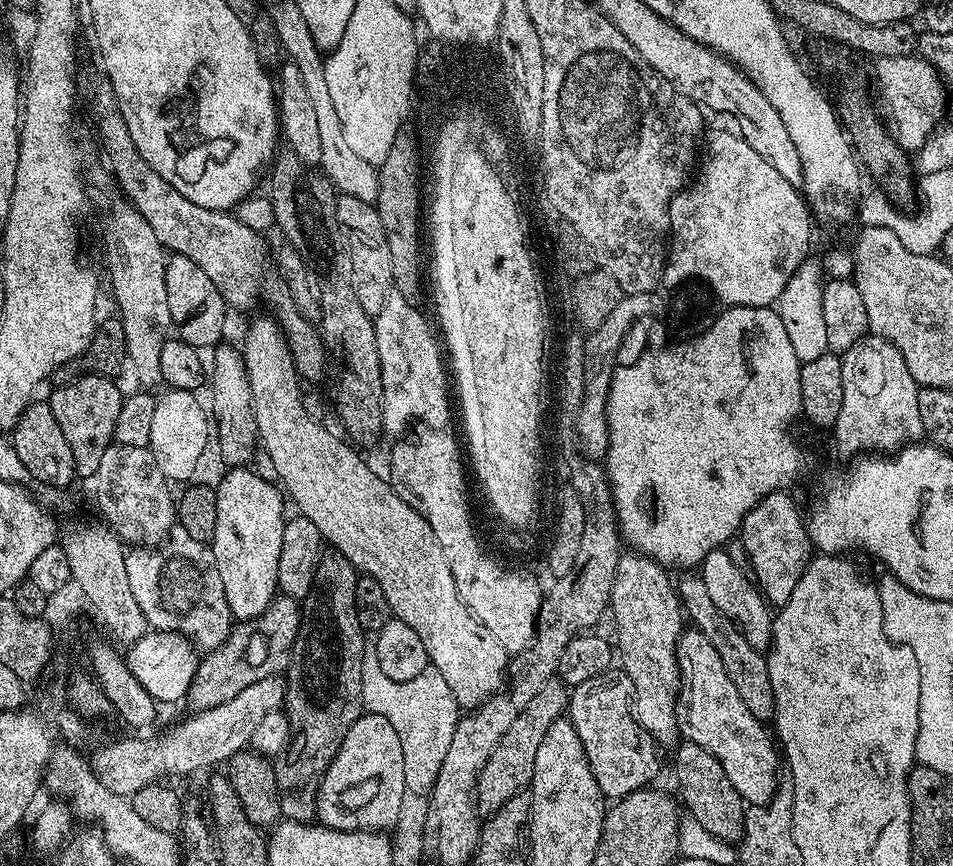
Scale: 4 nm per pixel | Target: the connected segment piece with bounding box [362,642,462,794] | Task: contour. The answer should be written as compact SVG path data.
M368 642L364 645L362 662L362 704L367 711L369 708L372 716L386 718L386 722L394 726L396 739L402 742L405 789L409 793L431 792L438 770L442 768L442 758L450 746L450 738L454 738L456 723L462 715L454 694L450 694L450 686L446 686L446 678L431 666L406 682L386 678L386 674L382 674L382 666L378 666L376 661L375 645Z

